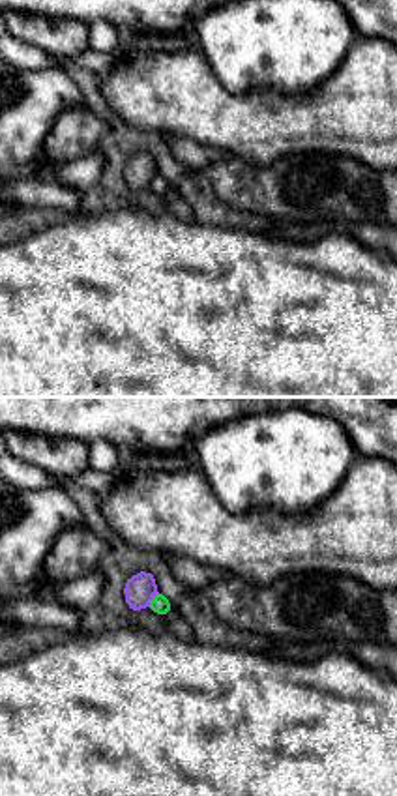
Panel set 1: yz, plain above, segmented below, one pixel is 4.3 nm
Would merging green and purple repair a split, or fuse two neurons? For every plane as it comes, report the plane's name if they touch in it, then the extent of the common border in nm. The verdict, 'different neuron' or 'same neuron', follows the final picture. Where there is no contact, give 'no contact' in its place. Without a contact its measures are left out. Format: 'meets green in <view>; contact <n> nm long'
meets green in yz; contact 80 nm long

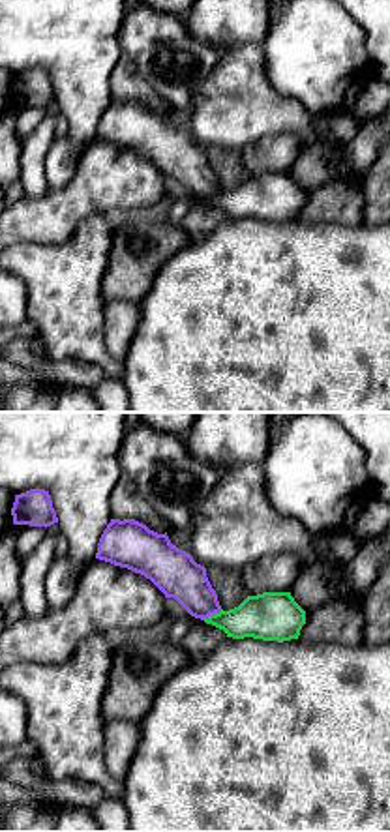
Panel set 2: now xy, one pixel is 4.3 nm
meets green in xy; contact 100 nm long

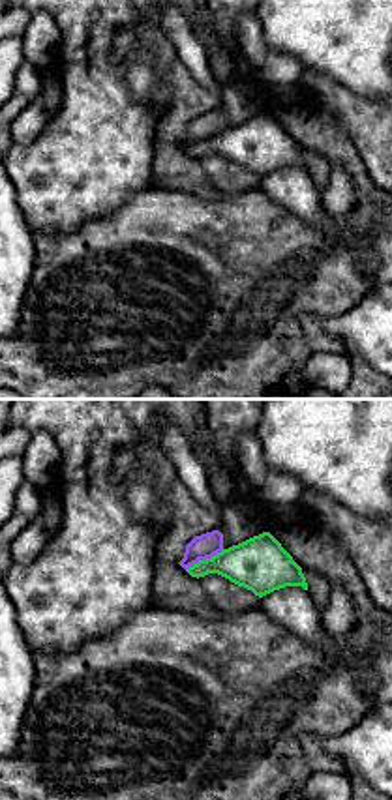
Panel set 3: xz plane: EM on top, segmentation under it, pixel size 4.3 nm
meets green in xz; contact 190 nm long

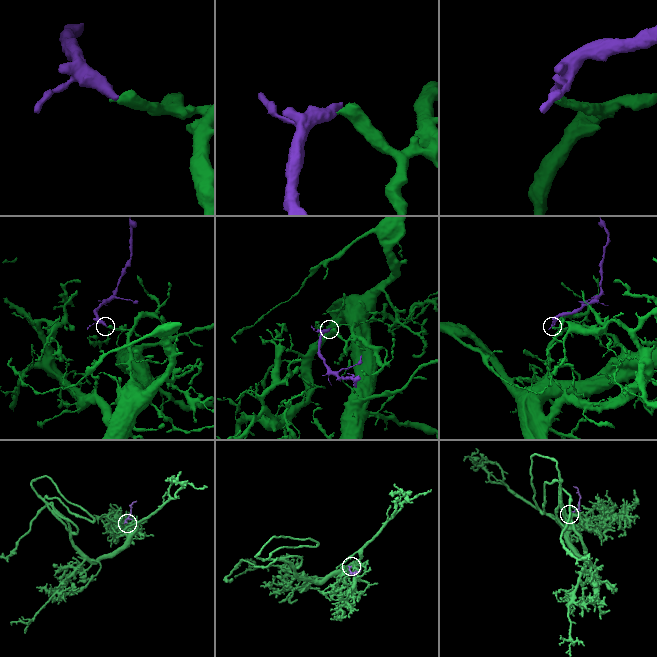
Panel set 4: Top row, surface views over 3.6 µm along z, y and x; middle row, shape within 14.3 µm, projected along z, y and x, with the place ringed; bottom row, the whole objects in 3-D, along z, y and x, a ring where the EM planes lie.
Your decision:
different neuron

